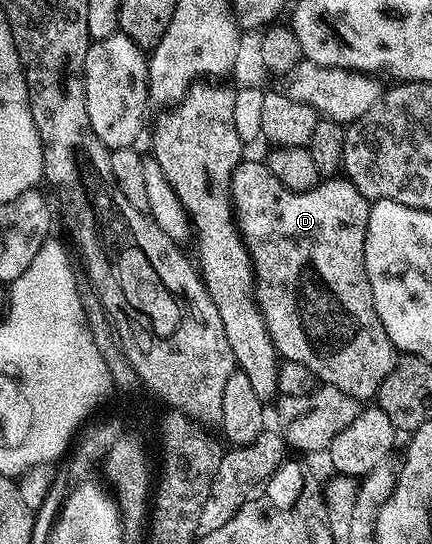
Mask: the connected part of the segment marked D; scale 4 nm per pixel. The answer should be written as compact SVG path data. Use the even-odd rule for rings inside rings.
M243 160L239 162L232 178L231 195L234 197L234 212L238 223L238 231L242 234L242 241L246 243L247 250L250 251L250 262L254 266L258 307L262 309L262 319L266 322L270 338L274 341L274 346L279 355L287 362L304 364L304 368L312 368L312 372L318 378L319 383L334 385L357 400L373 399L378 393L384 376L388 376L388 372L392 372L396 361L396 351L388 332L384 332L384 324L380 324L380 316L376 312L376 304L372 300L372 288L368 284L368 276L366 275L364 244L368 232L368 216L370 215L371 203L351 182L342 176L330 178L327 182L326 179L319 181L318 185L310 190L289 190L284 188L284 184L280 184L280 180L276 180L276 176L272 176L272 172L268 172L266 163L262 160L258 160L258 162Z

